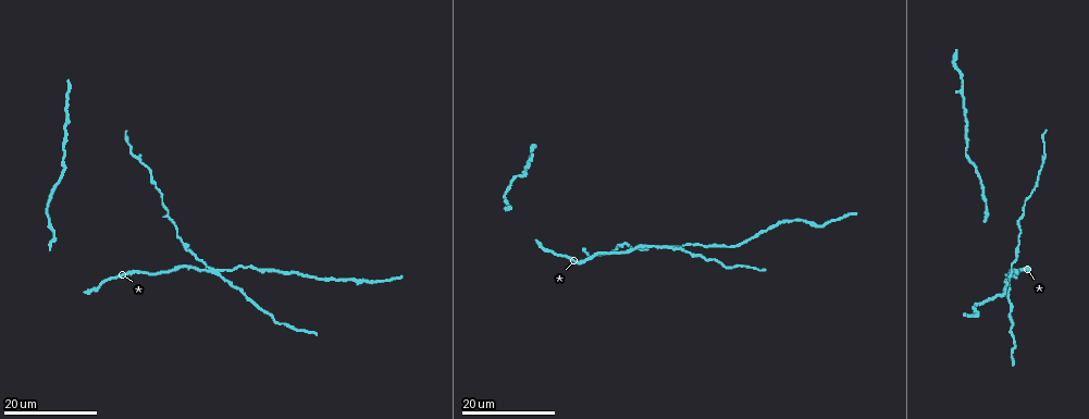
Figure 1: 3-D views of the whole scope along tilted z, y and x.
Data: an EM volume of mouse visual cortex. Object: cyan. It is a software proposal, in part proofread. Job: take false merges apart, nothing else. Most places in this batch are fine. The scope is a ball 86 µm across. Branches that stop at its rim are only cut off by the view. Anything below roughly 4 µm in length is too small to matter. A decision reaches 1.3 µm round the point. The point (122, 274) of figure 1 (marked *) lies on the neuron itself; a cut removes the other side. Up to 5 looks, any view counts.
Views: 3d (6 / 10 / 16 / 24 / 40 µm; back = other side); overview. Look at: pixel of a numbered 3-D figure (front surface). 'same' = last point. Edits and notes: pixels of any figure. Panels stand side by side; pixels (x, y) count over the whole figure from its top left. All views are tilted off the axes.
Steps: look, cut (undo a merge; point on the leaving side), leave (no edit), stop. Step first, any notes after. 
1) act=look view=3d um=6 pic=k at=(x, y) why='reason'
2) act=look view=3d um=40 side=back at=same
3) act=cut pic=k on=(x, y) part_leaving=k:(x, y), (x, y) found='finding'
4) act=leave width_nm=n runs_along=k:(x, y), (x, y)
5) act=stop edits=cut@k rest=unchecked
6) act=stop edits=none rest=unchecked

act=look view=3d um=24 pic=1 at=(135, 272) why='calibre changes'

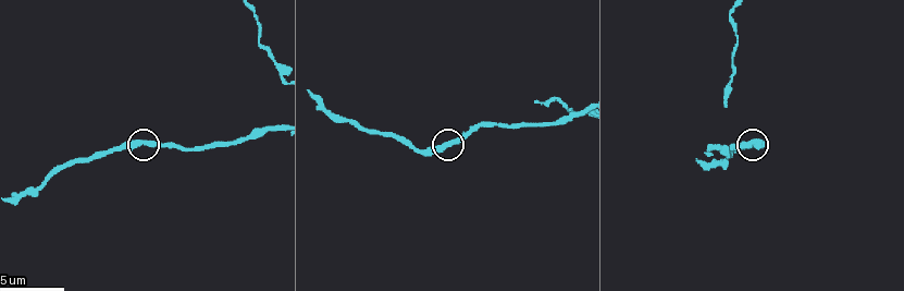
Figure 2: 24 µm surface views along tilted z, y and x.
act=look view=3d um=6 pic=2 at=(144, 143) why='closer look'

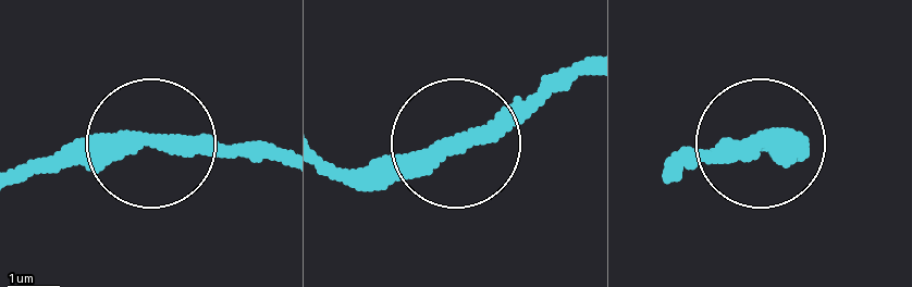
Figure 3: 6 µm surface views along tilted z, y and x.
act=leave runs_along=3:(20, 174), (161, 145), (245, 158) found='one neuron here'

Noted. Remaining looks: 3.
act=look view=3d um=16 pic=1 at=(269, 268) why='calibre changes'

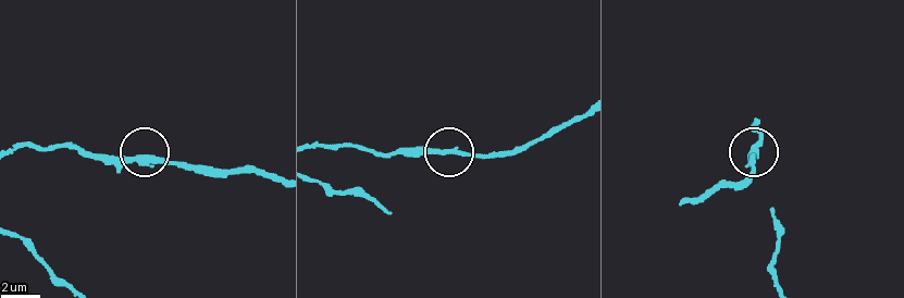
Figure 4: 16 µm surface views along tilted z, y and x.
act=look view=3d um=6 pic=4 at=(751, 158) why='zoom in'

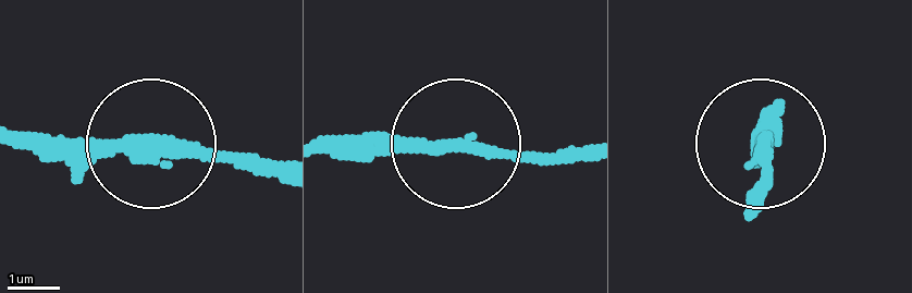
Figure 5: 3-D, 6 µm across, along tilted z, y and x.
act=leave runs_along=5:(323, 143), (466, 141), (590, 160) found='all the same neuron'

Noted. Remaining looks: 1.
act=stop edits=none rest=unchecked

